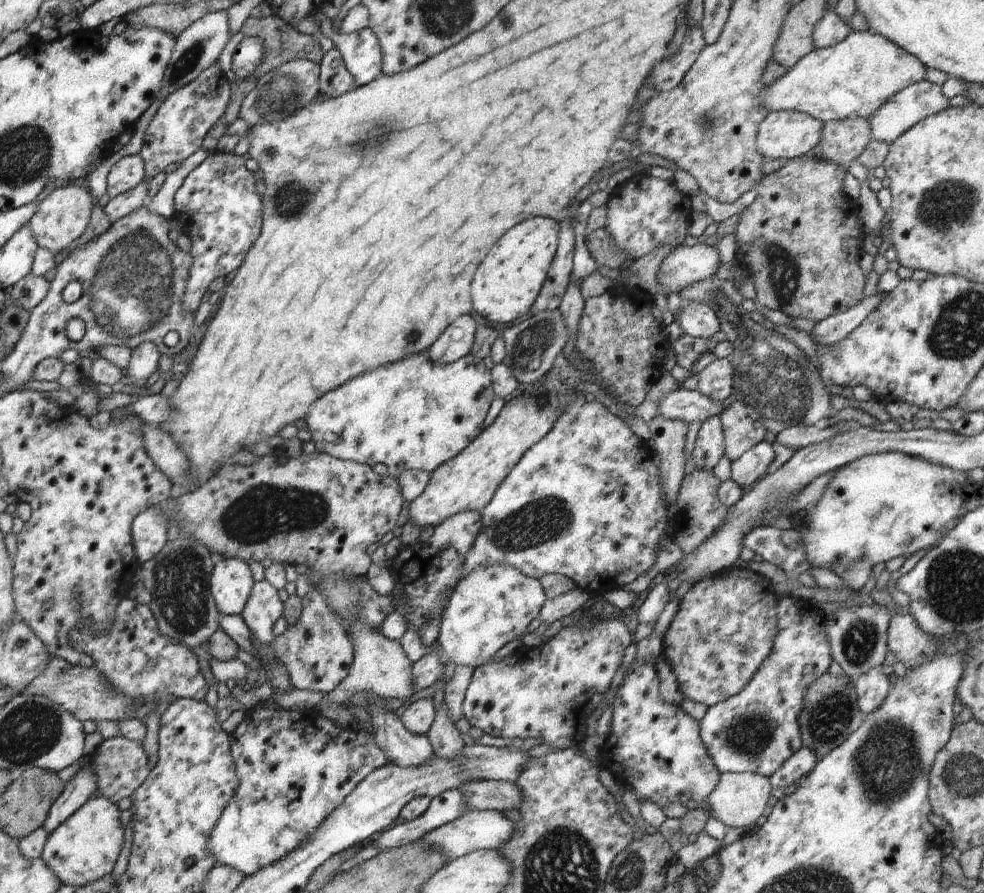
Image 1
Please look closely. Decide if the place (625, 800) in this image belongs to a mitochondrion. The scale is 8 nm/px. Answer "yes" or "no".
no

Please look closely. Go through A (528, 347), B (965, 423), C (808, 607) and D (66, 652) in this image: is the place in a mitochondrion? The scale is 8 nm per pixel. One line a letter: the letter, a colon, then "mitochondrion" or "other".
A: mitochondrion
B: other
C: other
D: other

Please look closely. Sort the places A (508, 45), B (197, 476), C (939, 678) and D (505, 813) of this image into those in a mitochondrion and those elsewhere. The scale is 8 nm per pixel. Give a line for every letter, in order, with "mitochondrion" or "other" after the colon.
A: other
B: other
C: other
D: other

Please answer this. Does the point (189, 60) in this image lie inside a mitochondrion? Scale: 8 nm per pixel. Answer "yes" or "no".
yes

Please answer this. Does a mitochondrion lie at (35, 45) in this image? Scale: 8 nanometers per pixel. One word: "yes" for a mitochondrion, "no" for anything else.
no

